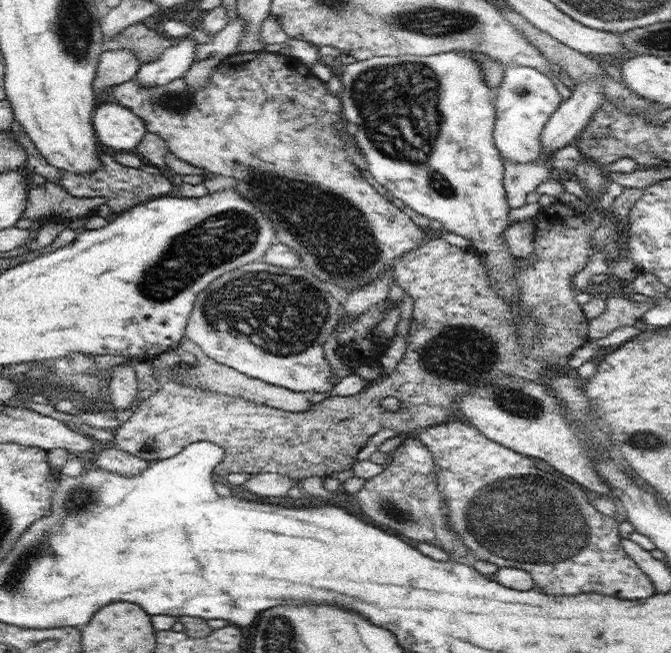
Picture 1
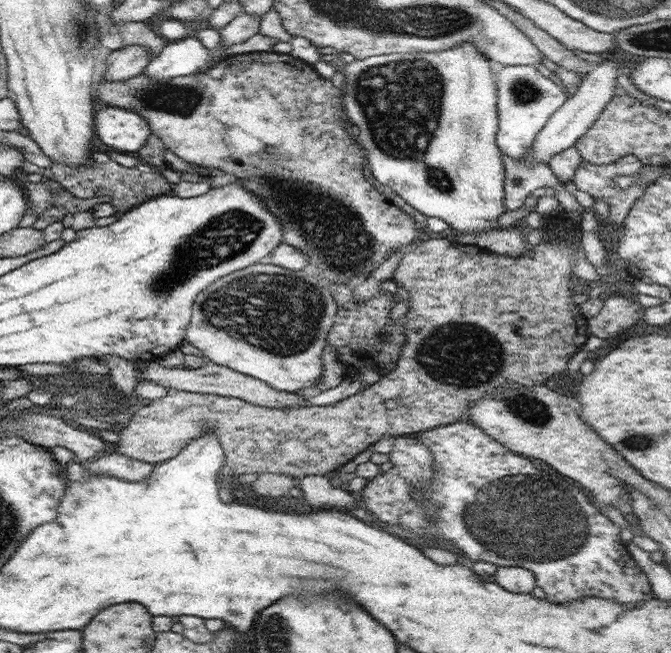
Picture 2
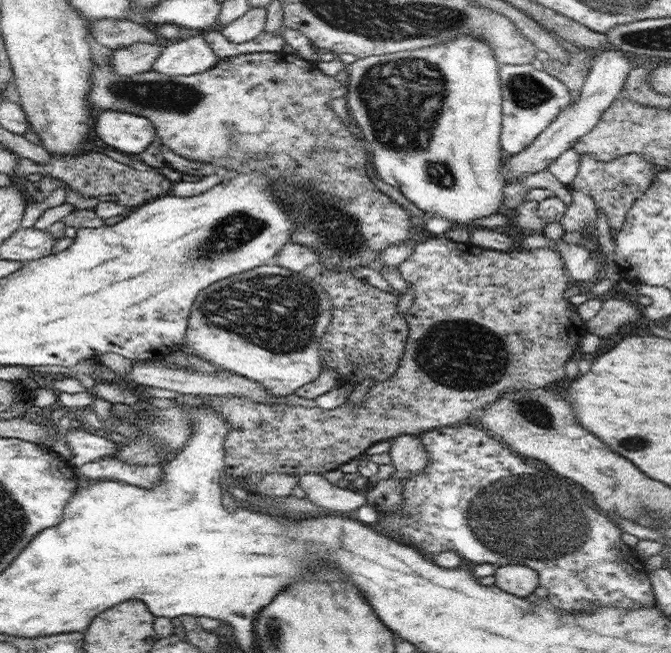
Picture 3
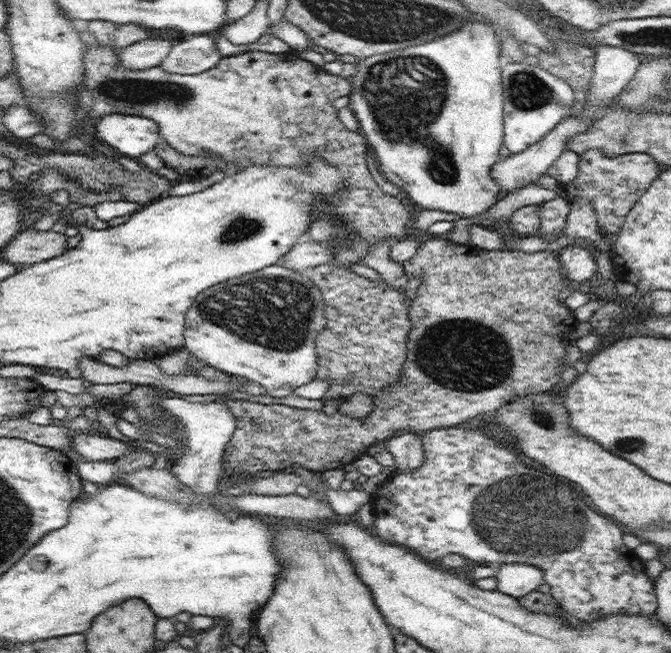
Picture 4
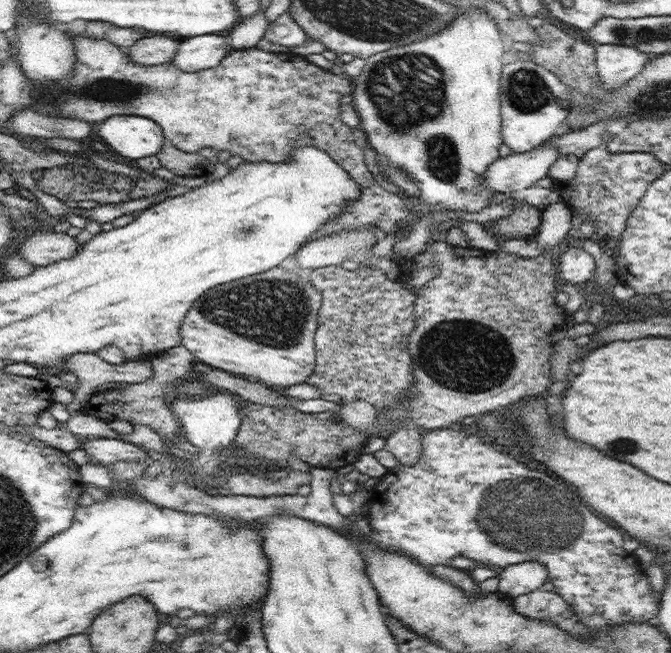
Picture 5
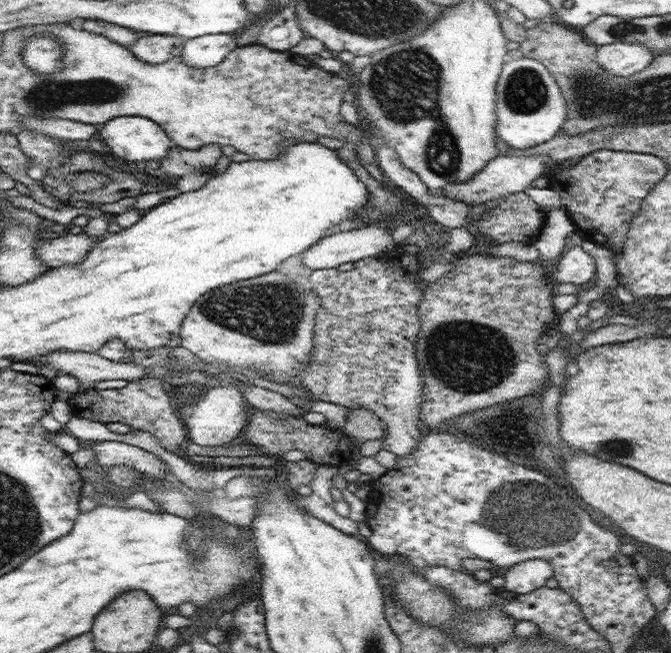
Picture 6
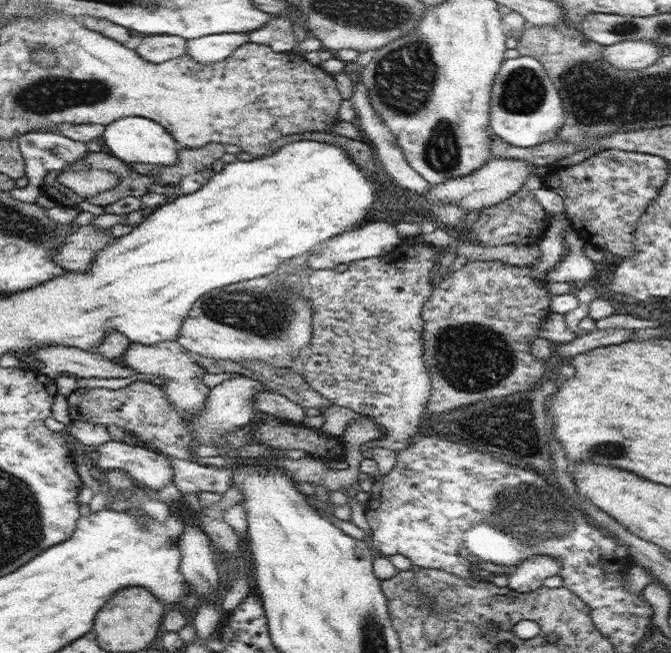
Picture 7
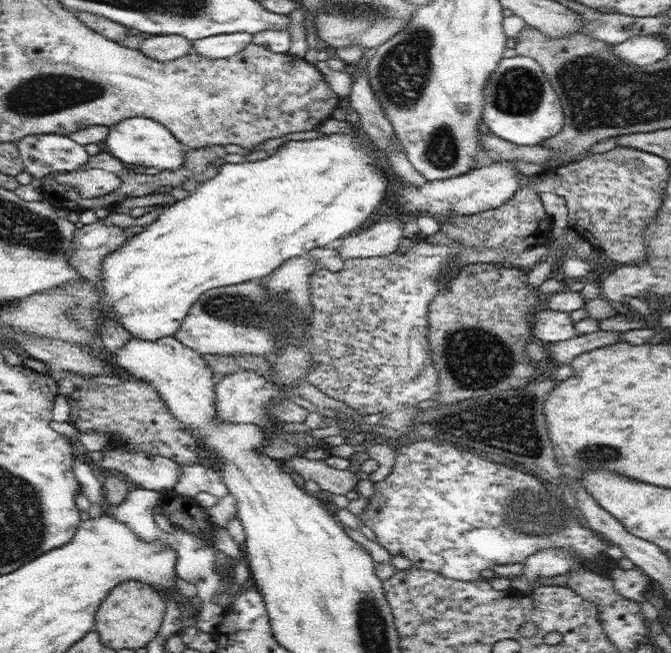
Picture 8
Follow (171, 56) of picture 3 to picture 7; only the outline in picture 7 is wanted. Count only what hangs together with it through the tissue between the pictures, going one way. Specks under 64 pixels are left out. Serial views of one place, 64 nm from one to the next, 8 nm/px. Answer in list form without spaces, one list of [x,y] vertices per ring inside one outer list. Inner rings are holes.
[[[244,32],[208,34],[187,40],[187,54],[196,62],[214,64],[228,58],[237,48],[244,46],[250,35]]]

